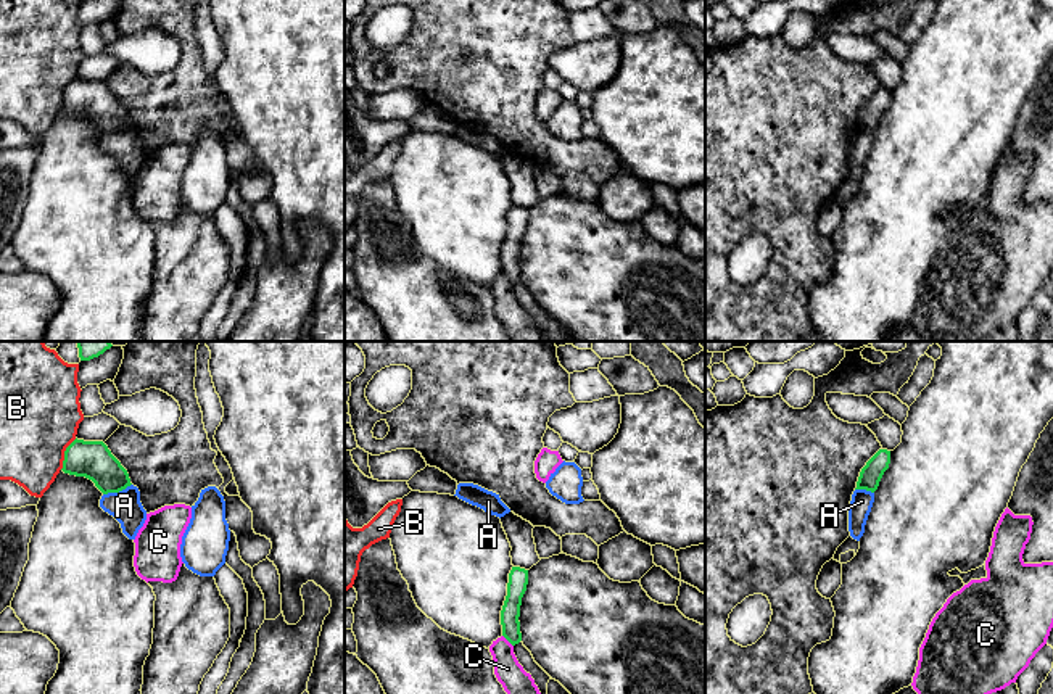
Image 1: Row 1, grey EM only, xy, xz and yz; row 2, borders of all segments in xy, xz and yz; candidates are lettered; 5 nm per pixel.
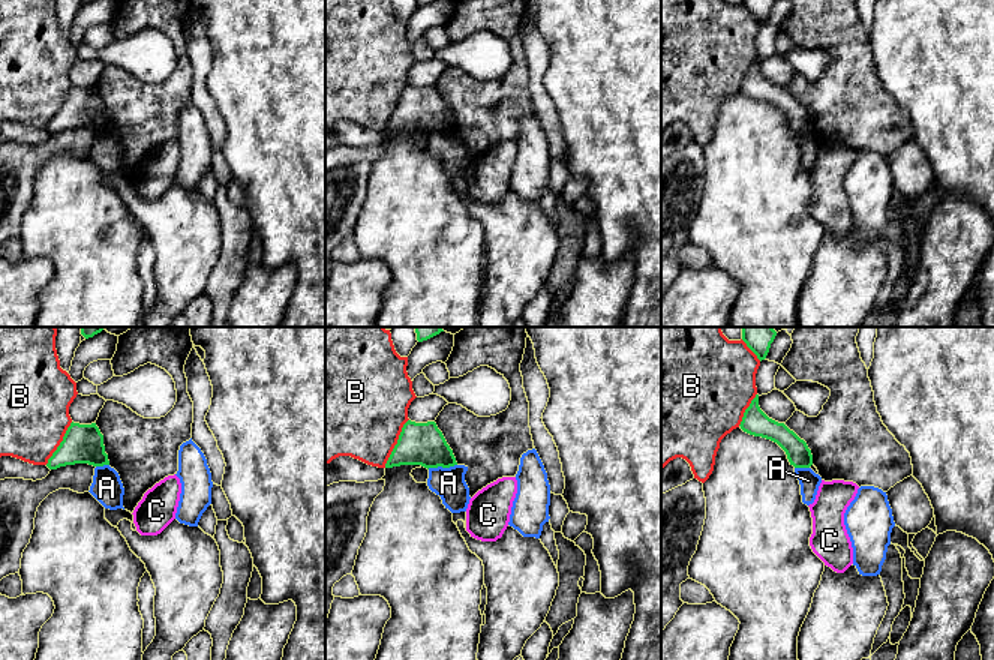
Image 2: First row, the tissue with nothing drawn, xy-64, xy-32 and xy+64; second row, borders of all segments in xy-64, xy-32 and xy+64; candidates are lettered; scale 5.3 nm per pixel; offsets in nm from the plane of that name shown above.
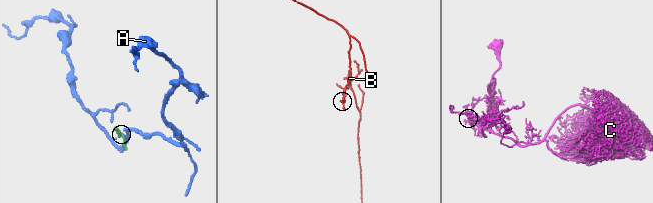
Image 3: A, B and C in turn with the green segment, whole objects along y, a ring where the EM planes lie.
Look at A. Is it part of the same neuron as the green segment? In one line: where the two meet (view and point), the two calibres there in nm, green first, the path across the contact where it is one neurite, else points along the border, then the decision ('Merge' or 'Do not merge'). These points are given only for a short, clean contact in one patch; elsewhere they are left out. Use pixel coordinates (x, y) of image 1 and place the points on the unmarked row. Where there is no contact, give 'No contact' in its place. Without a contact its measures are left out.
Touches green at xy (116, 131). Thickness 190 nm (green) against 160 nm. Boundary: xy (131, 123), (118, 131), (103, 134). Do not merge

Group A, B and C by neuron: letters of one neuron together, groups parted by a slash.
A / B / C

